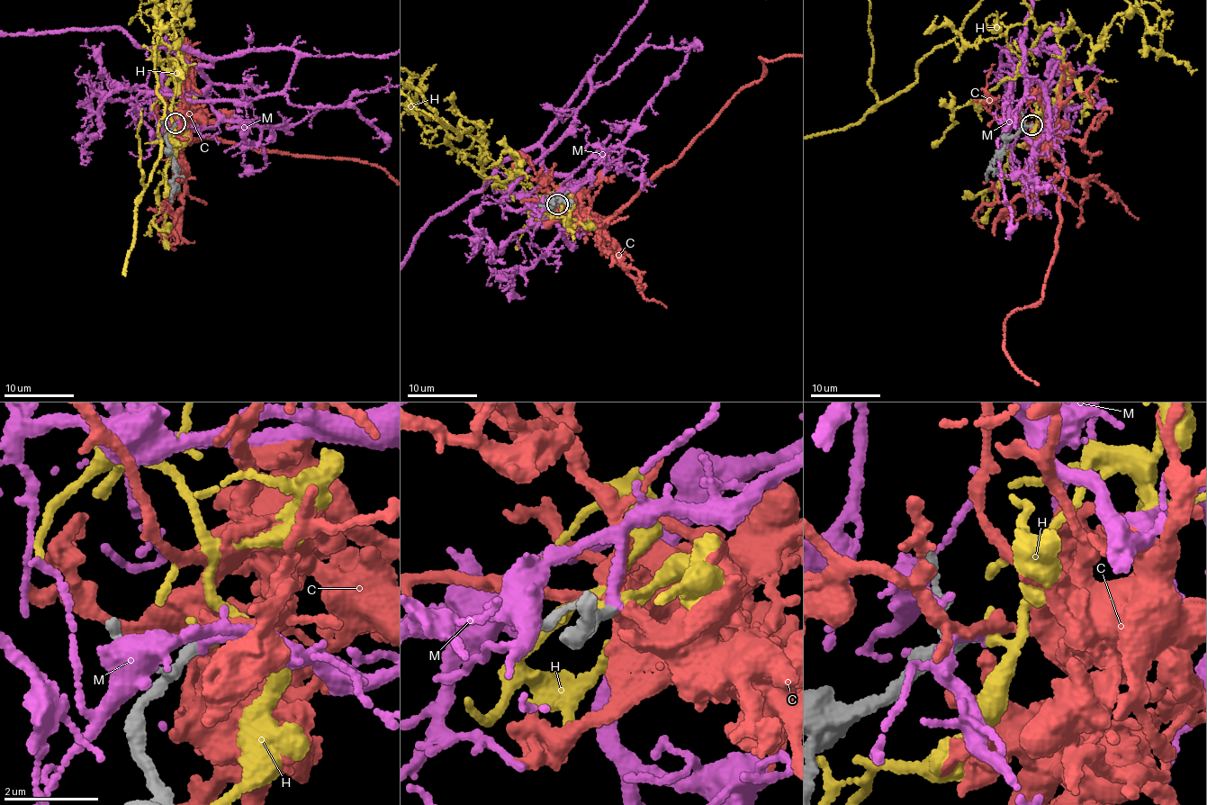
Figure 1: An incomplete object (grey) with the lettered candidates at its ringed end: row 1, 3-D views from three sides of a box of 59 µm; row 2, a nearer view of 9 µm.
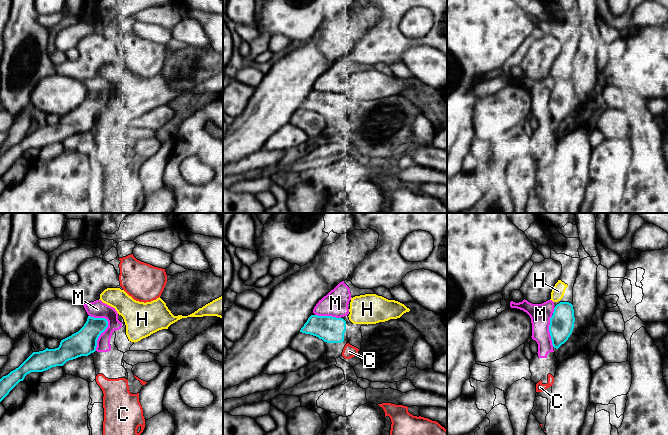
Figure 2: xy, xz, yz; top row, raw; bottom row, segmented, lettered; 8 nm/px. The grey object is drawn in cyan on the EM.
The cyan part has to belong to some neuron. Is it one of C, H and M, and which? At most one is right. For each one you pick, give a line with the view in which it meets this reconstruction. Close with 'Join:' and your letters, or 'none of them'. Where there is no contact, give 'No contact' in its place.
C: No contact
Join: C

